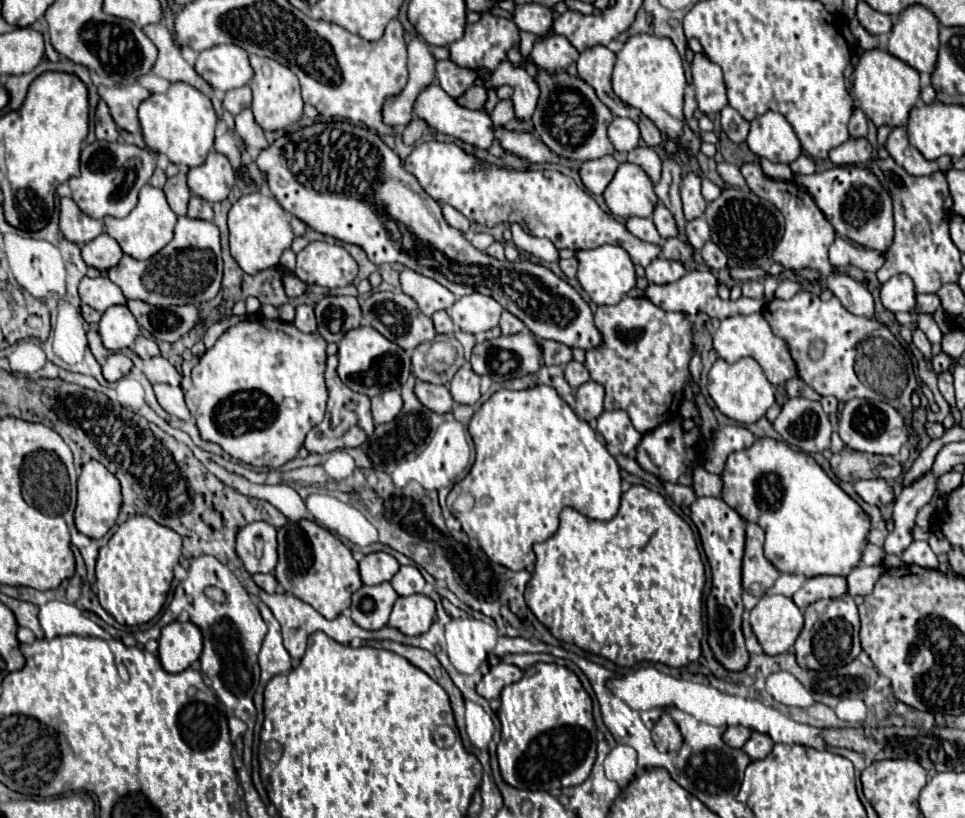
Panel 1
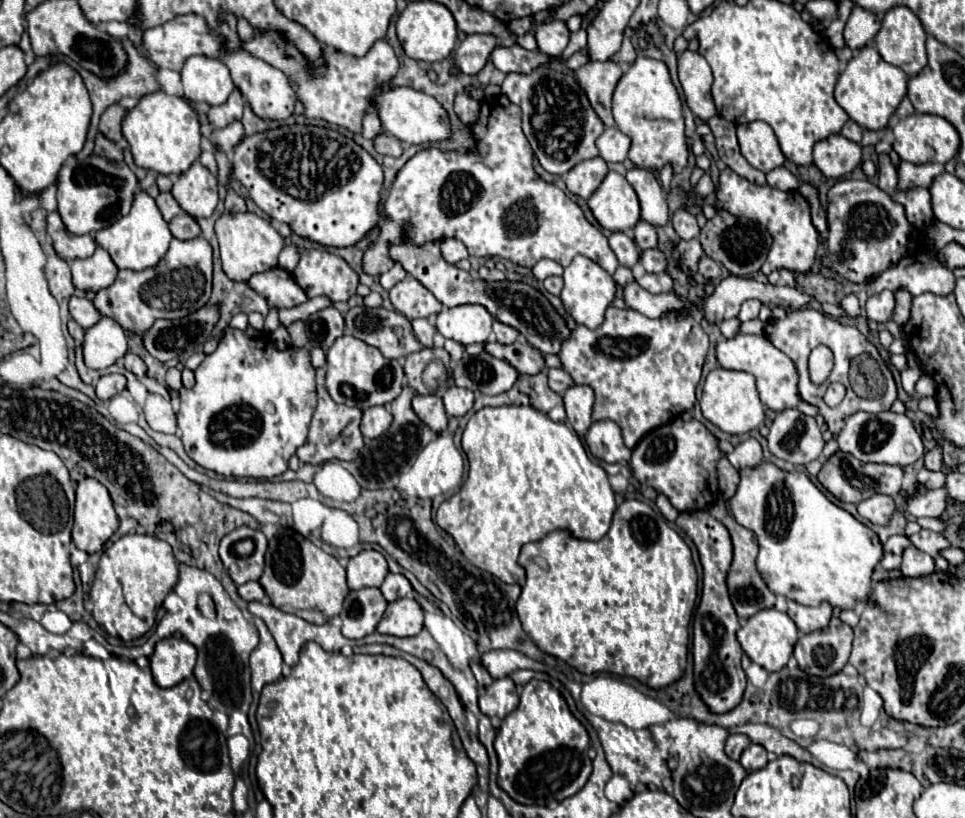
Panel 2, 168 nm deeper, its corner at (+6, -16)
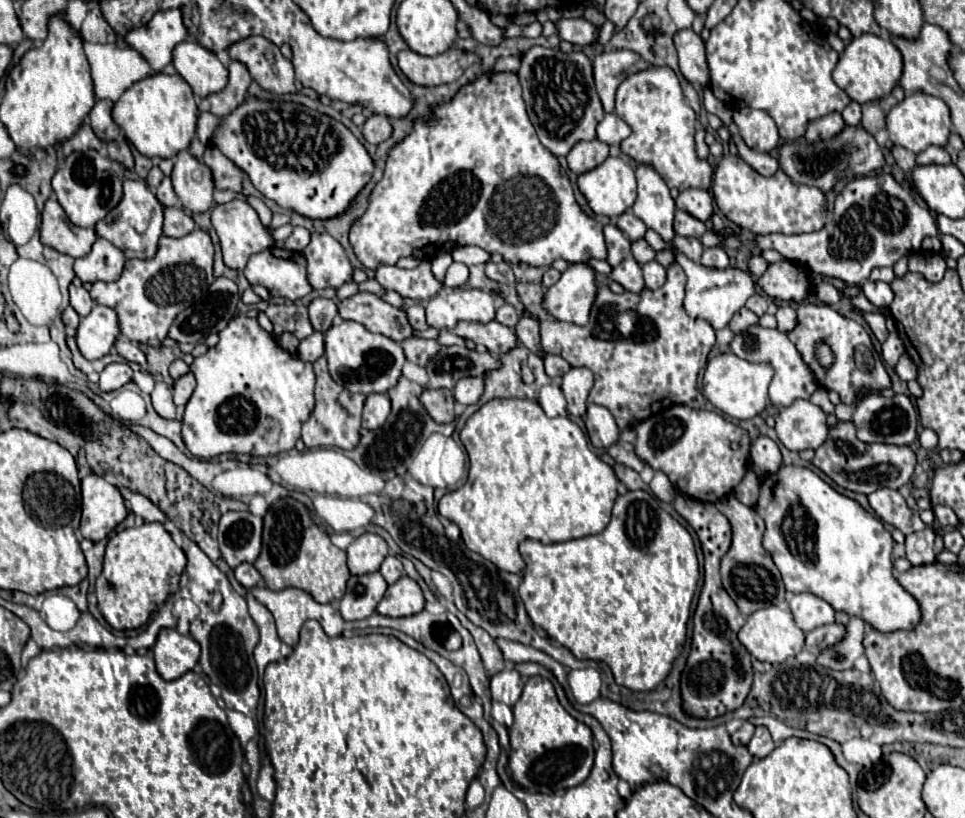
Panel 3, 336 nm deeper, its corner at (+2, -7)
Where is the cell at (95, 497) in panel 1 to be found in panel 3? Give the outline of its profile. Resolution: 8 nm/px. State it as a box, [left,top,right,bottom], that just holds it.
[81,473,127,541]

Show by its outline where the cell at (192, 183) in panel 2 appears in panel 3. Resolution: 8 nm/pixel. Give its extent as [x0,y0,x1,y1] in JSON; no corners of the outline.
[171,151,213,213]

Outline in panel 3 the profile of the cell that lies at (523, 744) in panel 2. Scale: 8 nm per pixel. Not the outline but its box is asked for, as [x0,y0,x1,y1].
[509,677,593,793]

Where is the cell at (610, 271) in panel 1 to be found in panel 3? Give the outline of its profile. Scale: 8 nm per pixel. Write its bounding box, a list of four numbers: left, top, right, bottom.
[543,263,595,327]

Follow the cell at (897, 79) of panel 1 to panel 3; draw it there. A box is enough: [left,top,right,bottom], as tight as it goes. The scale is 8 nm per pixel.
[833,33,903,103]

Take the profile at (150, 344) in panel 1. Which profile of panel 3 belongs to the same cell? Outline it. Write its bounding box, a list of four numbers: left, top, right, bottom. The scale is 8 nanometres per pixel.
[115,335,147,367]

